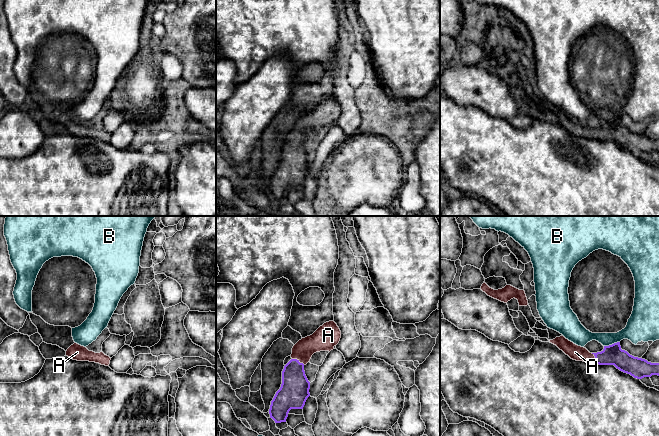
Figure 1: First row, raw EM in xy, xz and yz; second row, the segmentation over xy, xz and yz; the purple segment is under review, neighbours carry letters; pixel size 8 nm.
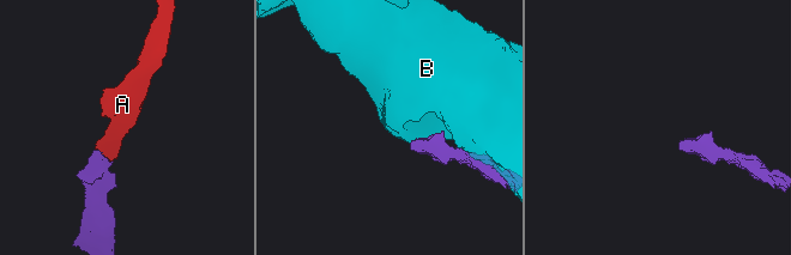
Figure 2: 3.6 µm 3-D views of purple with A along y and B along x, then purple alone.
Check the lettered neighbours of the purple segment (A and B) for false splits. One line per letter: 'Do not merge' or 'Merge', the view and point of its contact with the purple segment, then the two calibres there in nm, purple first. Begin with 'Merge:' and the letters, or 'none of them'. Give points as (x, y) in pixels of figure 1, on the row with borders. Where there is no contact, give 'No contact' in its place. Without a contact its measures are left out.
Merge: A
A: Merge. Touches purple at xz (298, 361). Thickness 240 nm (purple) against 180 nm
B: Do not merge. Touches purple at yz (612, 344). Thickness 160 nm (purple) against 200 nm

